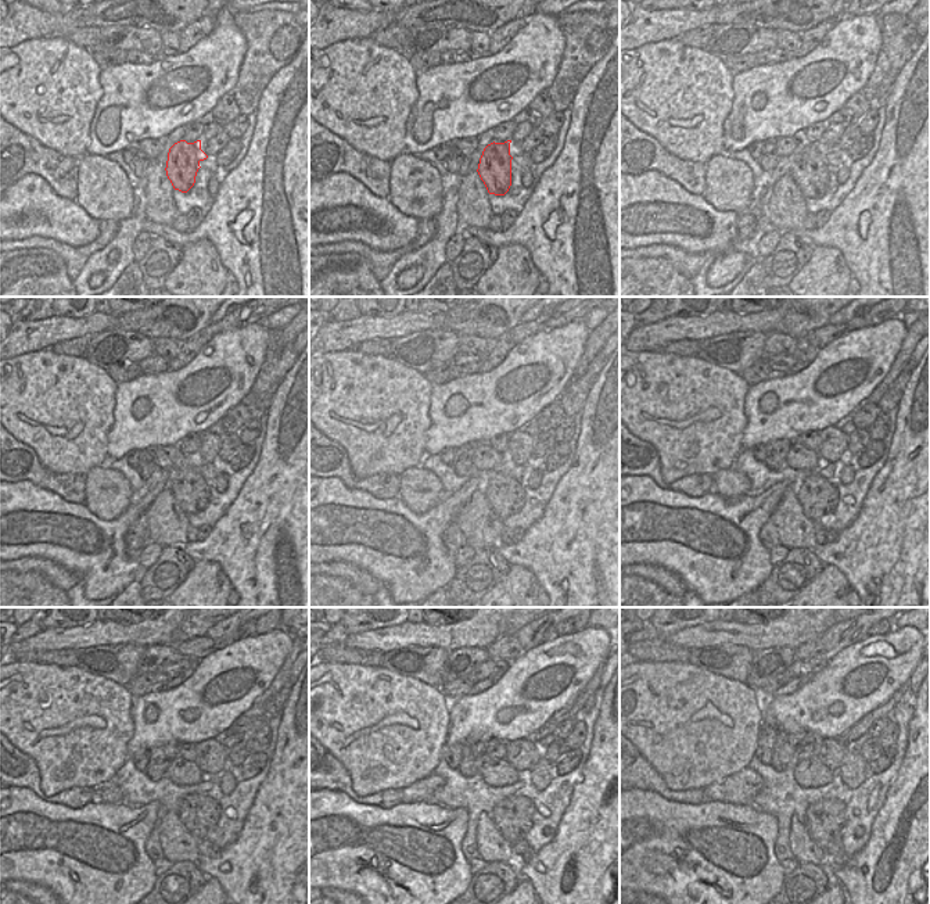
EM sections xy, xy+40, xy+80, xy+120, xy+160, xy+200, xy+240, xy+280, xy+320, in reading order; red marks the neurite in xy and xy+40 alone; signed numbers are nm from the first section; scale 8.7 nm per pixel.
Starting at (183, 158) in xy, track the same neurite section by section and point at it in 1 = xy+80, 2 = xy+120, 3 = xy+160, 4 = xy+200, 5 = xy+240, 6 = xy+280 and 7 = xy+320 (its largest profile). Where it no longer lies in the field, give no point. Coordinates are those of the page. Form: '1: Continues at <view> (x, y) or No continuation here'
1: Continues at xy+80 (810, 174)
2: Continues at xy+120 (190, 490)
3: Continues at xy+160 (506, 497)
4: Continues at xy+200 (817, 495)
5: Continues at xy+240 (198, 813)
6: Continues at xy+280 (513, 817)
7: Continues at xy+320 (825, 820)

